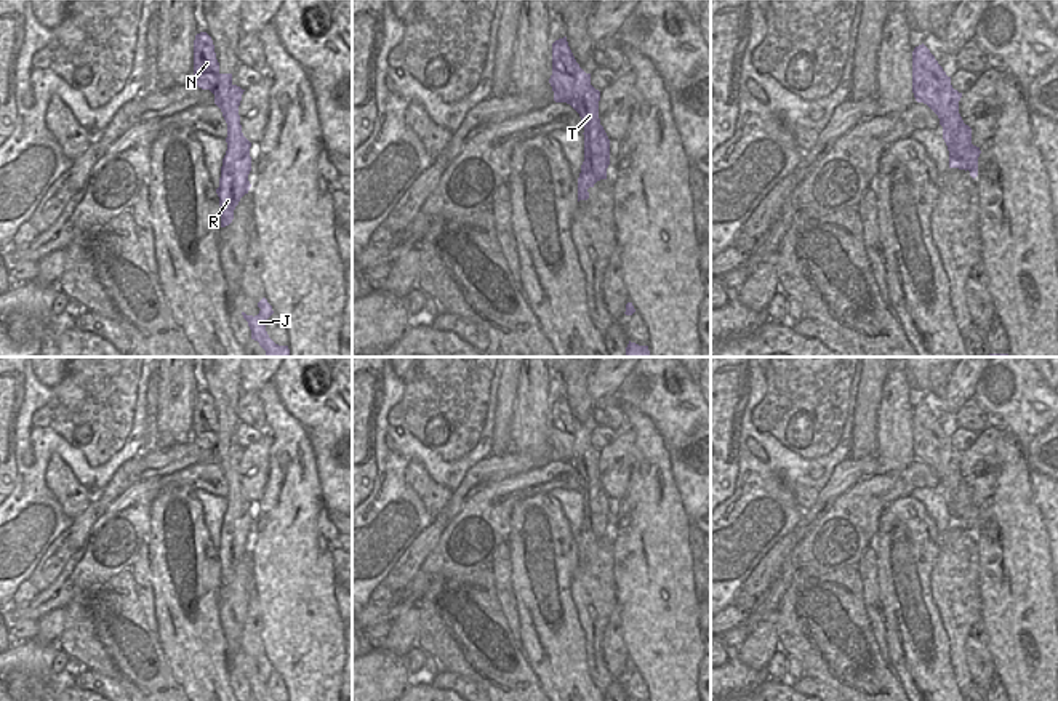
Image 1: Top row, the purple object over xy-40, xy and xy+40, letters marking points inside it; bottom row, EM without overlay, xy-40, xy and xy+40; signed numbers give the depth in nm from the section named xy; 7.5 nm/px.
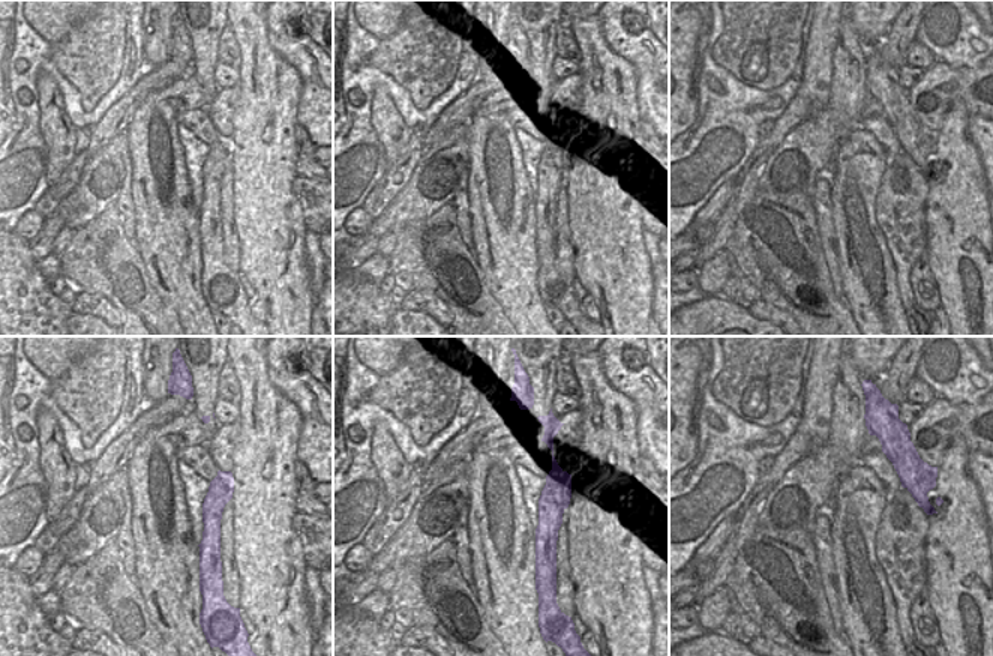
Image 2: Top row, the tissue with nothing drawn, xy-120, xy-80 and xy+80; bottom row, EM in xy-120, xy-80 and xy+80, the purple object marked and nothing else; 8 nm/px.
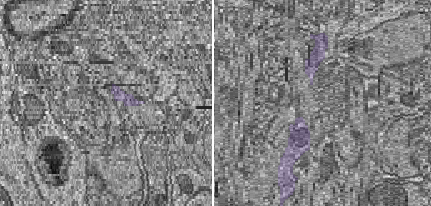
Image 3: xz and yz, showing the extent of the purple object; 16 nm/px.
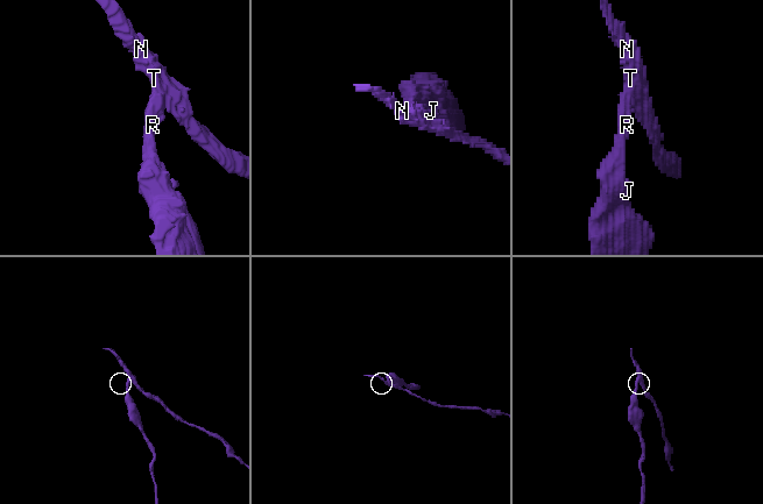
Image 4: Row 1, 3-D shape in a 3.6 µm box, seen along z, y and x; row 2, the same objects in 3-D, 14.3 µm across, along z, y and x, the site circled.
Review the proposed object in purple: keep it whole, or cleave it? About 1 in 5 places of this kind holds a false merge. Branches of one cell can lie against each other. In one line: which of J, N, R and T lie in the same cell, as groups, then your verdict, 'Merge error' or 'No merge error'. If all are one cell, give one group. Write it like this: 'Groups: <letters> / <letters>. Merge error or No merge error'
Groups: J R / N T. Merge error.

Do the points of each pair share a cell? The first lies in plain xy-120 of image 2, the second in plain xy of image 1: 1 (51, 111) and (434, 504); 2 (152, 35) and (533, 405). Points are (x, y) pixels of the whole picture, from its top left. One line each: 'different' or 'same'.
1: same
2: same

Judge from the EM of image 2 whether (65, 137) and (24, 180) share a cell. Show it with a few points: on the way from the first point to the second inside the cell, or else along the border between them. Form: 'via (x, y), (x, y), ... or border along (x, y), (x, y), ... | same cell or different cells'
border along (38, 122), (47, 147), (48, 185) | different cells

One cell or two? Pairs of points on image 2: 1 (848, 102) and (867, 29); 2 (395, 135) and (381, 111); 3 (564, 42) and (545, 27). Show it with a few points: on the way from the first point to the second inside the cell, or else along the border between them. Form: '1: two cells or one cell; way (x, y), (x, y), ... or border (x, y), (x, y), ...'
1: two cells; border (846, 15), (861, 39)
2: one cell; way (392, 129), (386, 117)
3: two cells; border (564, 23), (557, 33), (555, 56)

